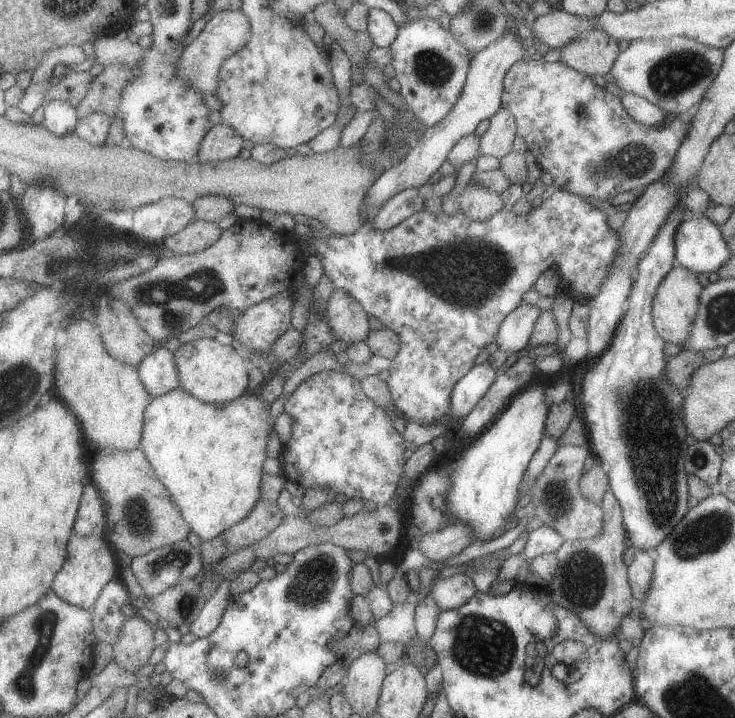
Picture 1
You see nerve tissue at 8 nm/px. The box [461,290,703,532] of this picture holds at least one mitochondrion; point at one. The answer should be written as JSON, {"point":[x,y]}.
{"point":[557,502]}

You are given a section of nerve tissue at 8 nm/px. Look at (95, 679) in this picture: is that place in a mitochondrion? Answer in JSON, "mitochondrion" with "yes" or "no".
{"mitochondrion":"no"}

